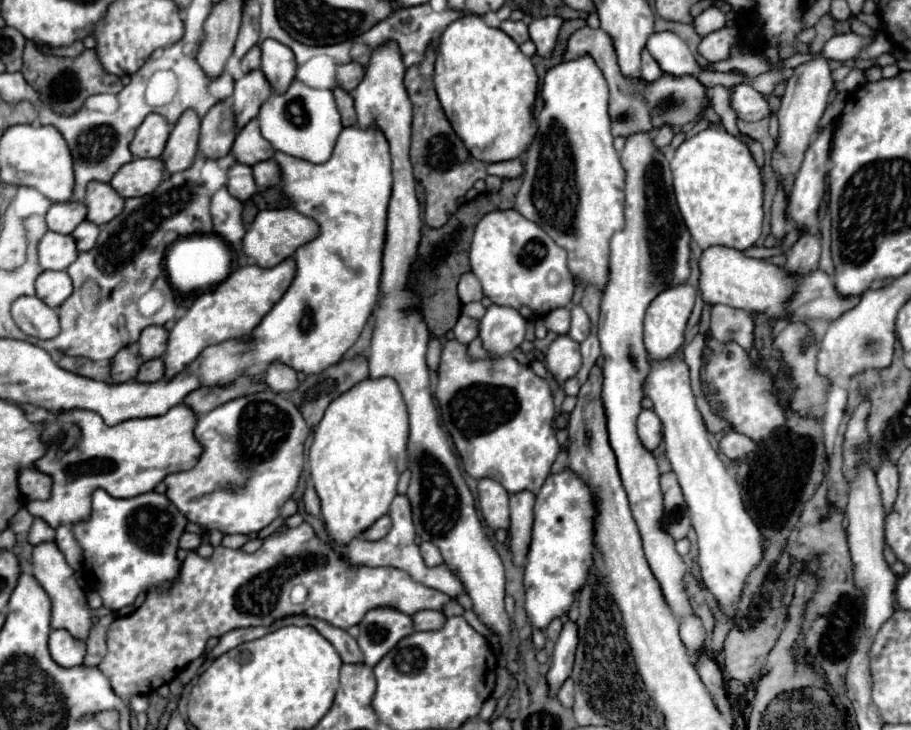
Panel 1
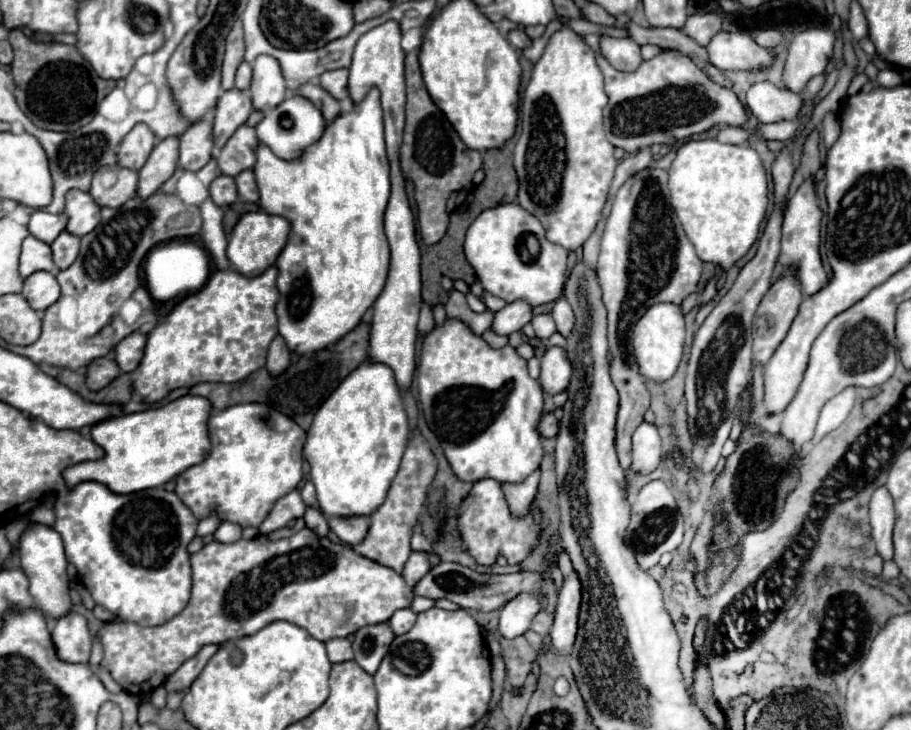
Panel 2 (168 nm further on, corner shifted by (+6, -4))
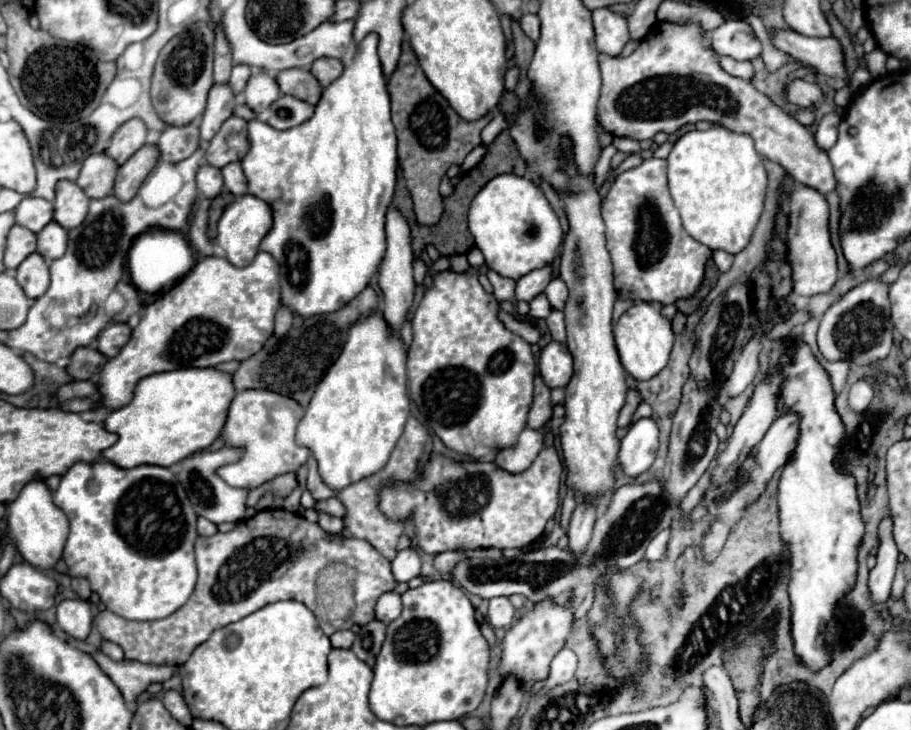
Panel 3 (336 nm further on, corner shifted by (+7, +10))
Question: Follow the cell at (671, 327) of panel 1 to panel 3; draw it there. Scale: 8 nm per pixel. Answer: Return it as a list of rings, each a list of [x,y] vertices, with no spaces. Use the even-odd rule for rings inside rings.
[[[637,302],[619,318],[613,328],[621,364],[635,380],[649,380],[651,376],[657,376],[669,362],[675,334],[671,328],[671,320],[667,320],[661,310],[663,304],[659,302]]]

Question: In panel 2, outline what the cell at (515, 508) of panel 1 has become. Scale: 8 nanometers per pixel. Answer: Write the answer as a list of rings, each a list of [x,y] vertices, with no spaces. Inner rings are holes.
[[[534,470],[524,482],[518,482],[518,484],[504,482],[502,484],[502,490],[504,490],[504,496],[508,500],[508,506],[516,516],[524,516],[526,514],[528,506],[532,504],[534,496],[536,496],[538,480],[540,480],[540,470]]]

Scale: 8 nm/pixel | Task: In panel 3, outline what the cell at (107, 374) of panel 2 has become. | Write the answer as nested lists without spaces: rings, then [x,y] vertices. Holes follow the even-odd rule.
[[[85,346],[85,348],[77,348],[73,352],[67,370],[75,380],[89,380],[91,376],[99,374],[99,370],[105,362],[107,362],[107,358],[101,352]]]

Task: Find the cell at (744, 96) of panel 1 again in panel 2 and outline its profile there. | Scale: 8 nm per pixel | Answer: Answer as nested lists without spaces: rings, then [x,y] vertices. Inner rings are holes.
[[[760,82],[748,90],[746,104],[748,110],[764,124],[796,120],[804,104],[804,94],[778,88],[770,82]]]

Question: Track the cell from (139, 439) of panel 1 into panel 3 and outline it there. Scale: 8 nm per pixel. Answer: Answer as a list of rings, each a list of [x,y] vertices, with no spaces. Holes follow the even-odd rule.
[[[179,368],[175,372],[151,374],[139,380],[133,400],[113,410],[105,420],[105,428],[117,434],[119,440],[103,450],[101,456],[119,468],[135,468],[139,464],[169,468],[205,450],[219,438],[233,396],[231,374],[215,368]]]

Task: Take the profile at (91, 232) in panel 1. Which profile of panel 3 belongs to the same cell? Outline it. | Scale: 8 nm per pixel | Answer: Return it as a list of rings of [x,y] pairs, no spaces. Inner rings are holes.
[[[49,222],[37,234],[37,252],[47,260],[55,260],[67,252],[67,230],[61,224]]]

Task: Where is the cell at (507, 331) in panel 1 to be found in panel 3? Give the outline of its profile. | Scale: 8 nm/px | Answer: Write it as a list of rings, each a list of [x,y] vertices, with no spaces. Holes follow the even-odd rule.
[[[551,266],[529,272],[527,276],[517,280],[515,302],[531,302],[537,294],[541,294],[547,288],[549,282],[551,282]]]

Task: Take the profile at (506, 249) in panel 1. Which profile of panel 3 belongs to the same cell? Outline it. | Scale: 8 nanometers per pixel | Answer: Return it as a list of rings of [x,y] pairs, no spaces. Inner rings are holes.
[[[501,174],[489,180],[473,198],[469,208],[469,232],[485,256],[485,264],[497,274],[519,280],[527,272],[551,266],[557,248],[563,242],[563,230],[557,214],[541,188],[527,178]]]

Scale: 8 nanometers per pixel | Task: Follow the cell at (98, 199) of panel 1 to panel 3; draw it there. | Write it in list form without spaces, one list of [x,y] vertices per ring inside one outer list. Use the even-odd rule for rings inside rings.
[[[61,180],[57,184],[55,216],[53,216],[55,222],[71,230],[85,220],[87,208],[89,208],[89,196],[83,196],[83,190],[75,182]]]

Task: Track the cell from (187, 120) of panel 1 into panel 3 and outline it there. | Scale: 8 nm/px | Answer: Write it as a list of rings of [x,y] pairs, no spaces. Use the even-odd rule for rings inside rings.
[[[145,144],[119,168],[113,194],[123,202],[131,200],[139,192],[143,180],[149,176],[157,162],[159,156],[155,156],[155,144]]]

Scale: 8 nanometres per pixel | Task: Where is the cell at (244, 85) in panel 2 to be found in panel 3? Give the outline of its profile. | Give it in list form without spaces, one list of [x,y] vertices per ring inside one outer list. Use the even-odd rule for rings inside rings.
[[[237,64],[237,66],[233,66],[229,86],[233,88],[235,94],[239,94],[239,92],[245,88],[249,76],[251,76],[251,66],[247,66],[247,64]]]

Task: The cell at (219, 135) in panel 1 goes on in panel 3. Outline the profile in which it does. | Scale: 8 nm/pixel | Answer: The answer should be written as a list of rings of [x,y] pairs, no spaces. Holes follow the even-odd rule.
[[[195,120],[183,128],[165,128],[157,144],[161,150],[161,160],[165,162],[181,162],[189,158],[199,148],[199,122]]]

